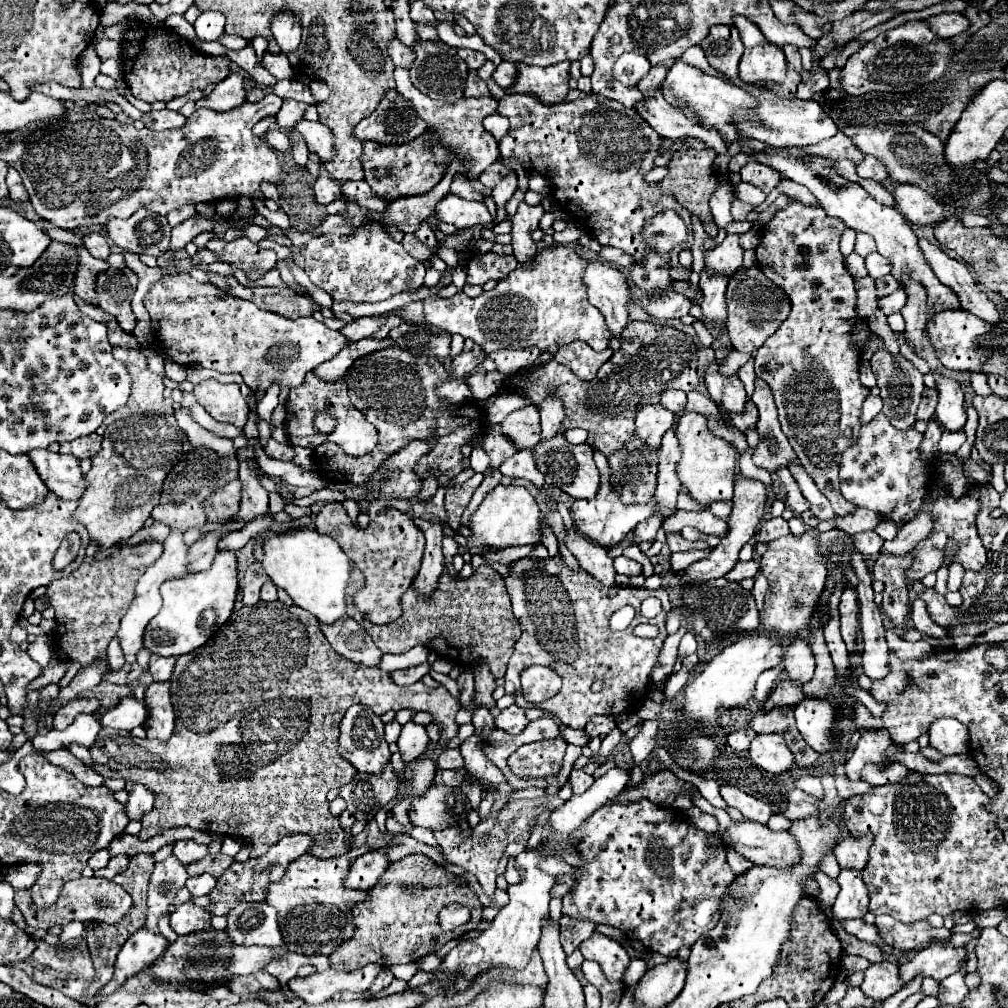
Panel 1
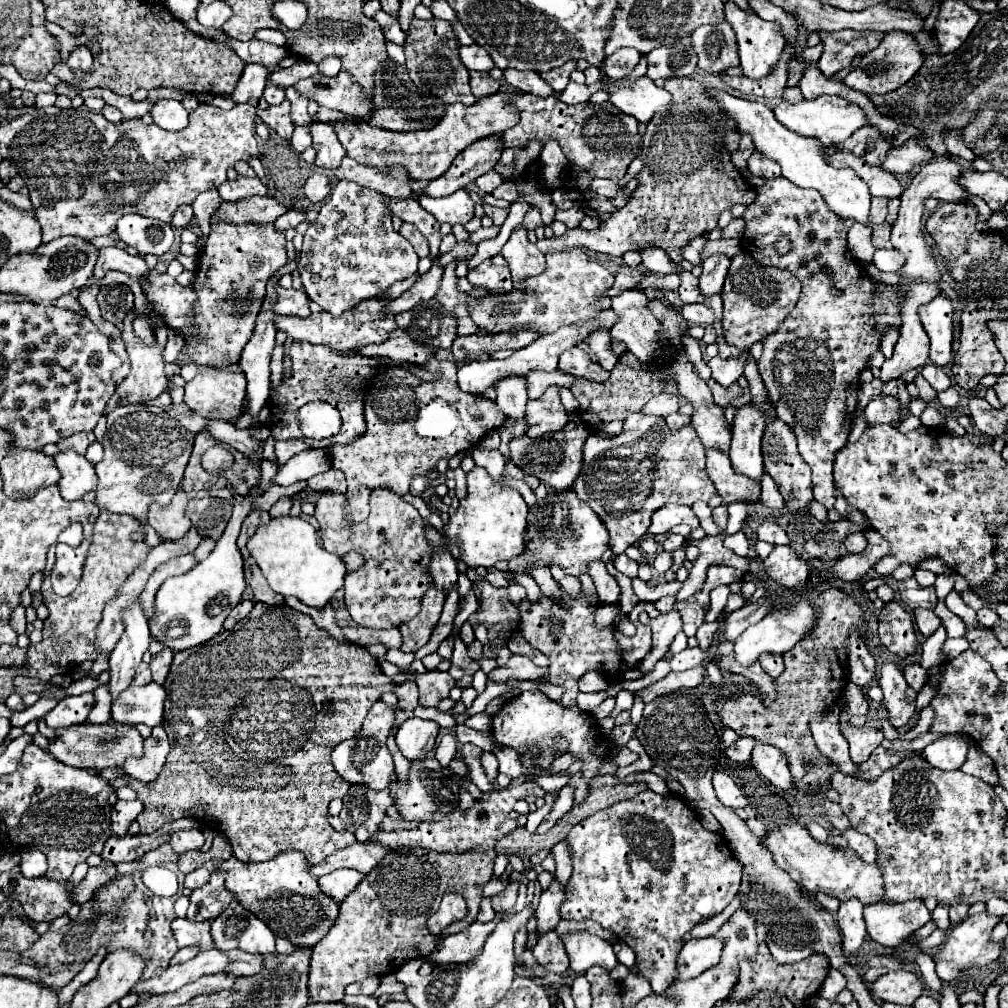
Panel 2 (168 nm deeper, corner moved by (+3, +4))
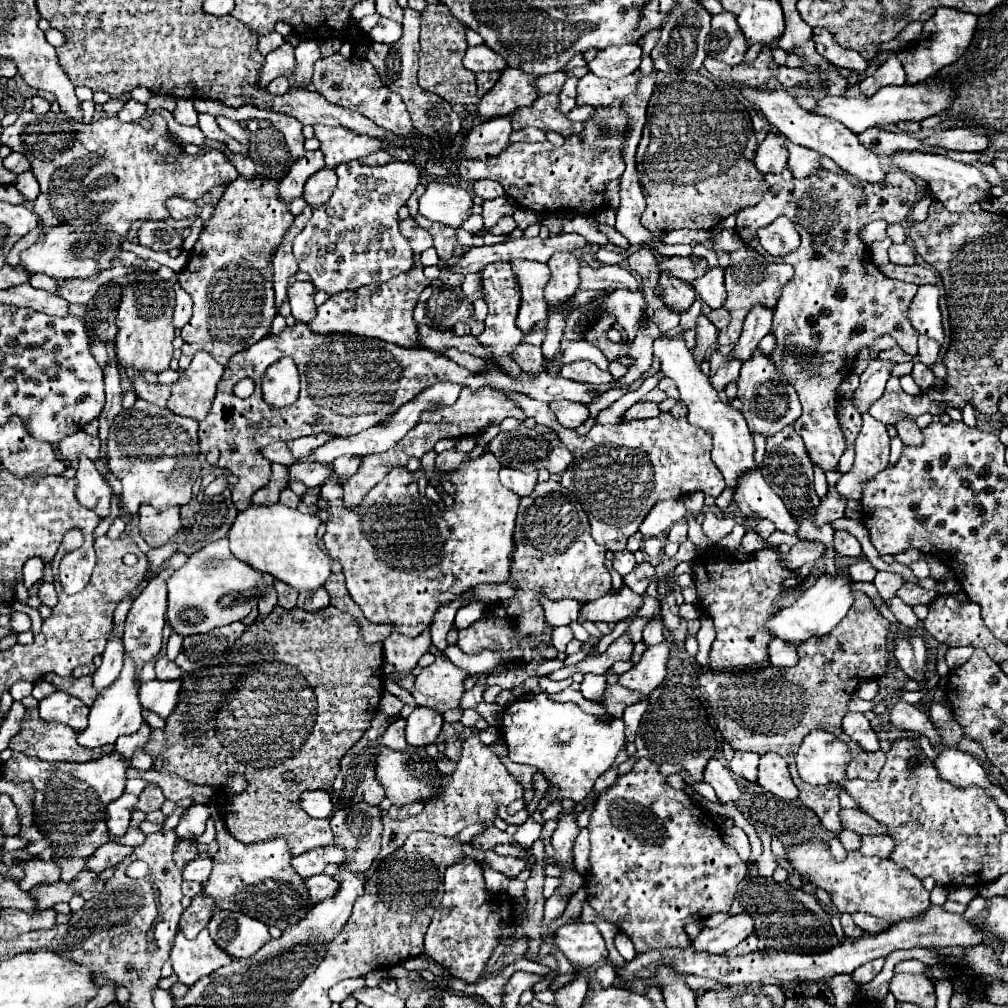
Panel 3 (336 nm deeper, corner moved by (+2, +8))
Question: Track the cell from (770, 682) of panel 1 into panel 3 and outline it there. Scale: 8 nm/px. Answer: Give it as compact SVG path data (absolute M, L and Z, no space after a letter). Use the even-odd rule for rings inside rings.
M773 639L769 643L769 663L773 667L793 667L797 663L795 645L785 643L781 639Z

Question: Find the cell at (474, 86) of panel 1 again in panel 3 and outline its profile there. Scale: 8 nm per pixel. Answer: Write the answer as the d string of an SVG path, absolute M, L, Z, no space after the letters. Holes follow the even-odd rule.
M499 71L493 73L477 73L477 89L479 89L479 97L483 97L499 79Z

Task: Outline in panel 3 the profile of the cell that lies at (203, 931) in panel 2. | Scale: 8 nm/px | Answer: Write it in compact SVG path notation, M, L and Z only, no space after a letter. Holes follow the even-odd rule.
M203 929L195 939L187 939L183 933L177 933L171 949L173 971L185 985L197 983L203 975L209 975L231 961L233 957L213 943L207 929Z

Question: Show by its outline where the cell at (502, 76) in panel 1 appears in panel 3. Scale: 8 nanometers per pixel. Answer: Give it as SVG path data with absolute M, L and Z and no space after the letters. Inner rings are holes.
M557 71L553 75L543 75L543 77L537 77L535 79L535 85L537 85L537 93L559 93L561 91L561 83L565 81L565 73L563 71Z

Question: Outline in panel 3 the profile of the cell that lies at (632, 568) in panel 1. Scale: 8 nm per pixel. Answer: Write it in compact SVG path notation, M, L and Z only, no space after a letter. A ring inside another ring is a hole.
M627 549L613 555L613 569L615 569L621 577L625 577L629 571L633 571L635 565L637 565L637 563L635 563L635 555L633 555L631 551L627 551Z

